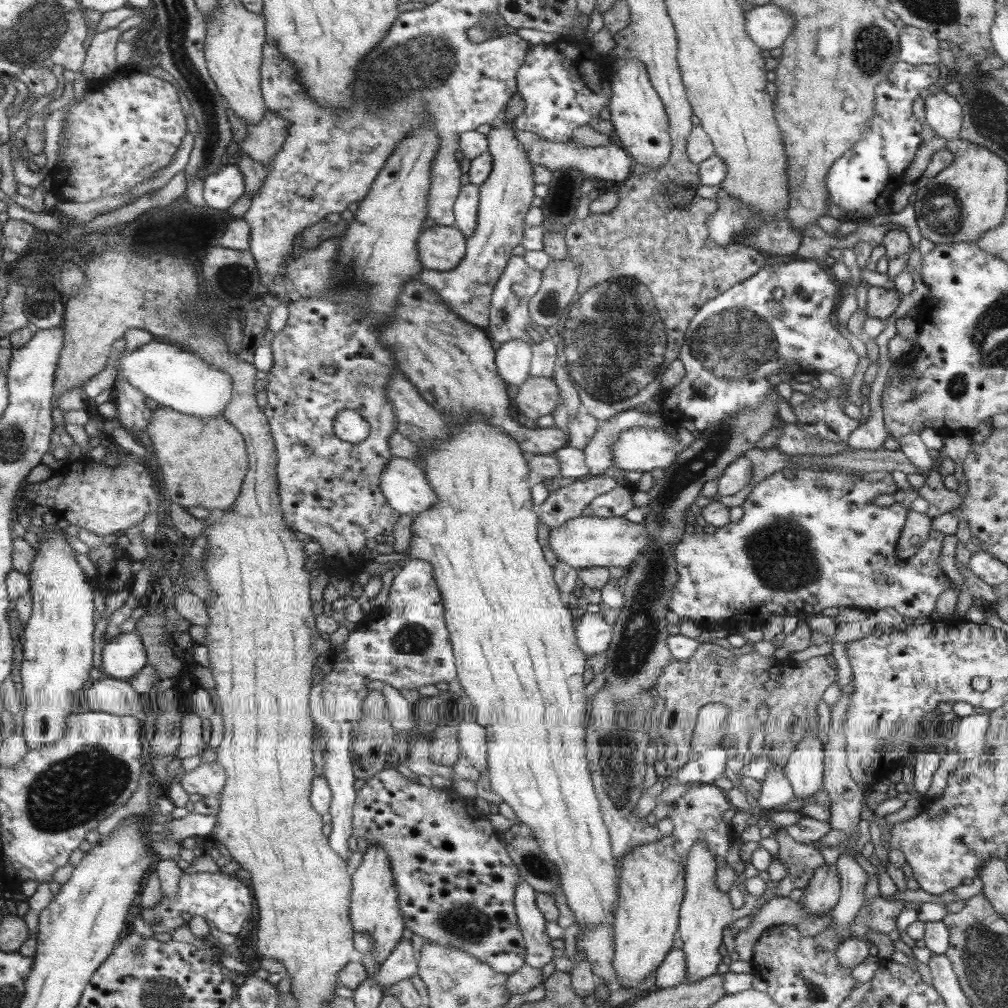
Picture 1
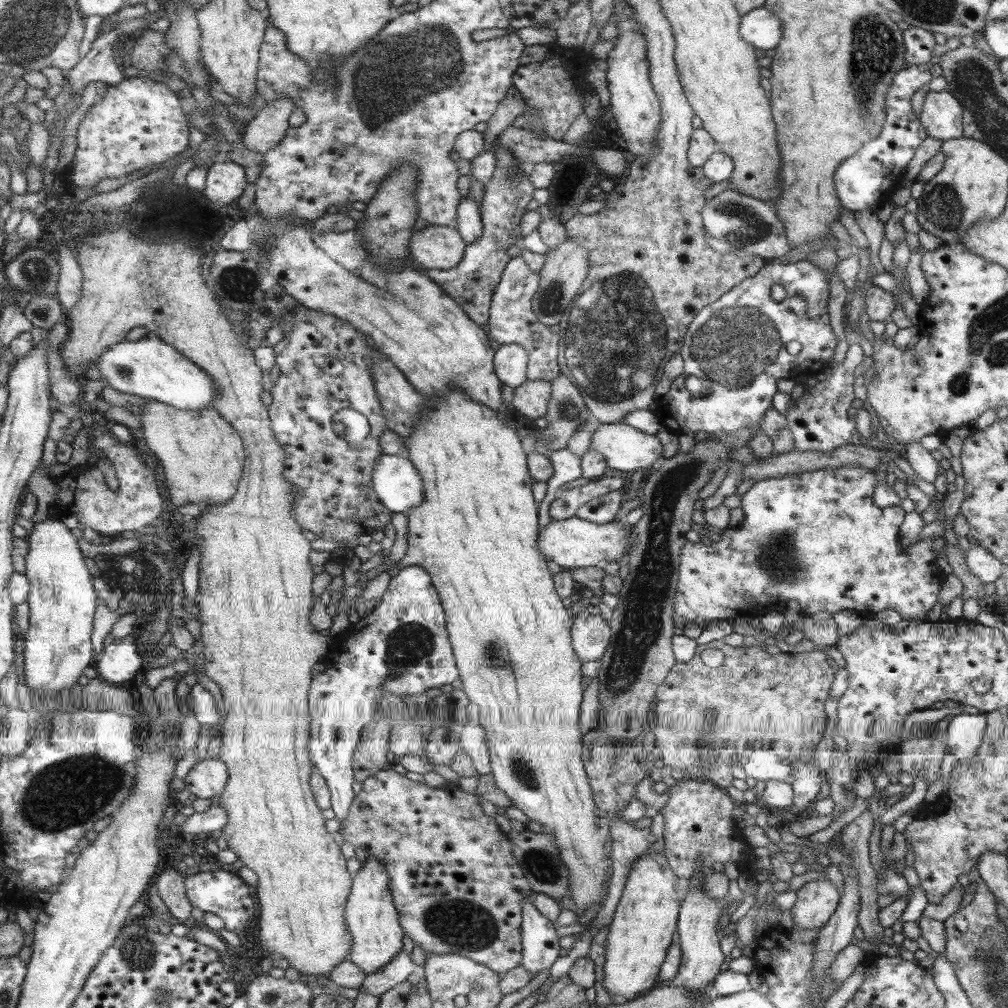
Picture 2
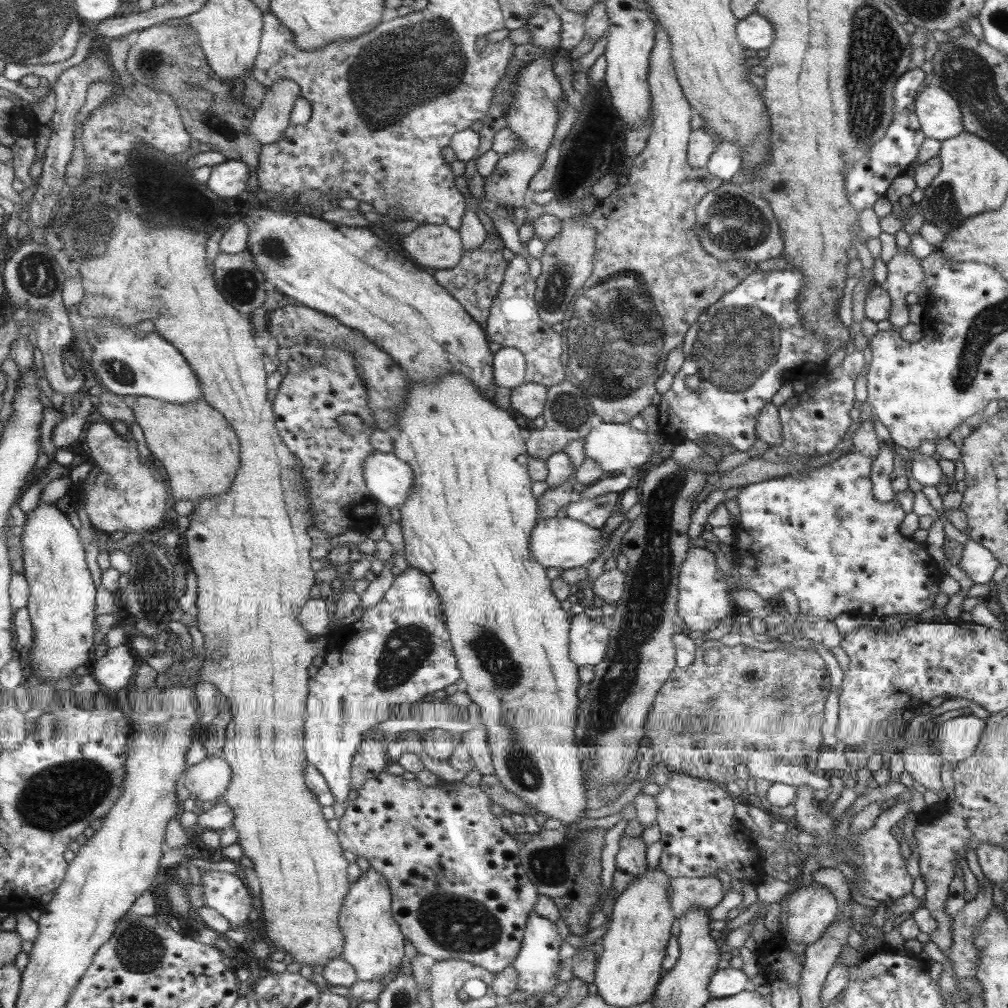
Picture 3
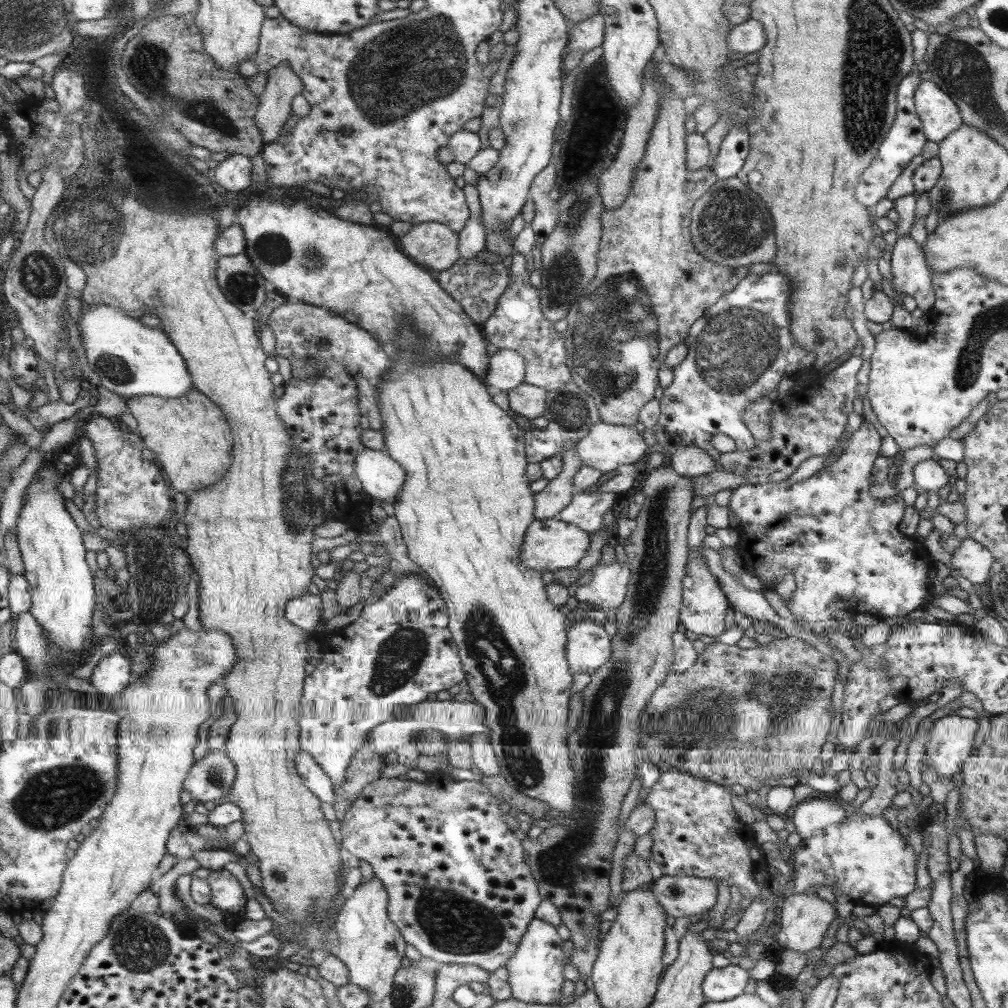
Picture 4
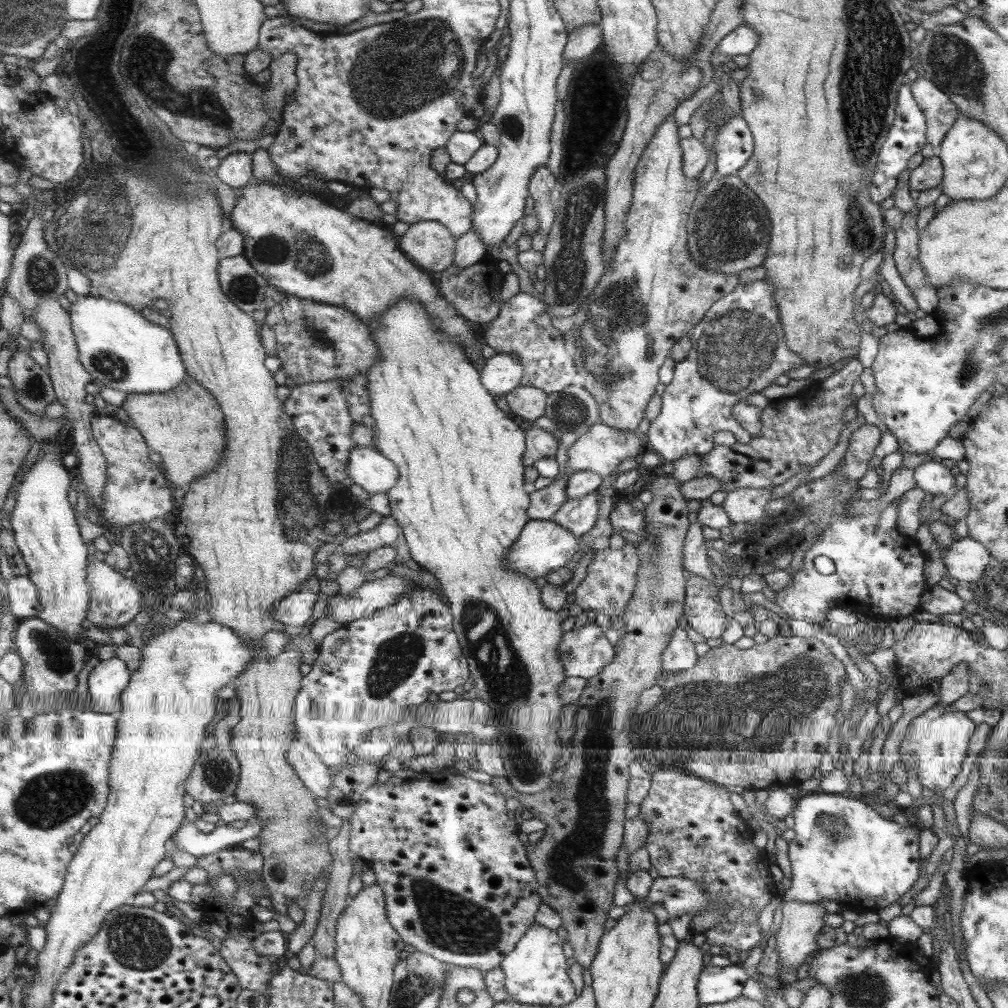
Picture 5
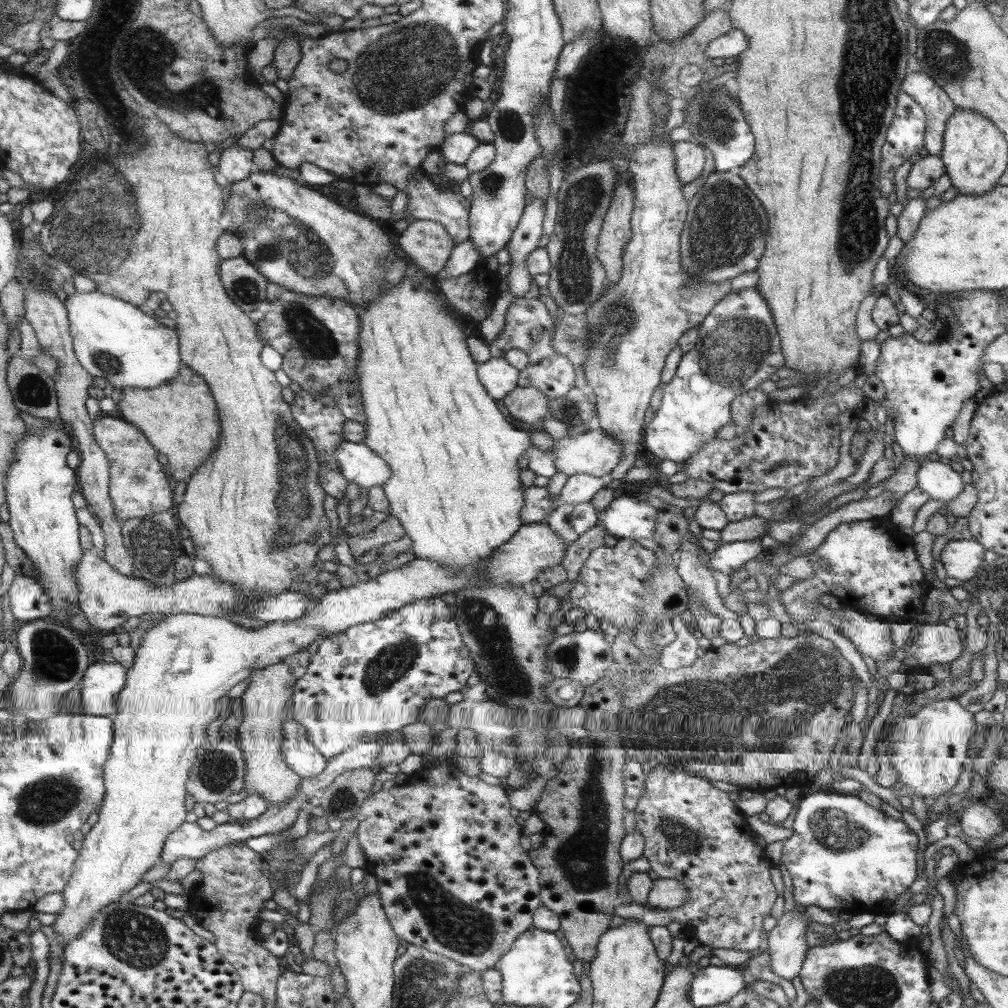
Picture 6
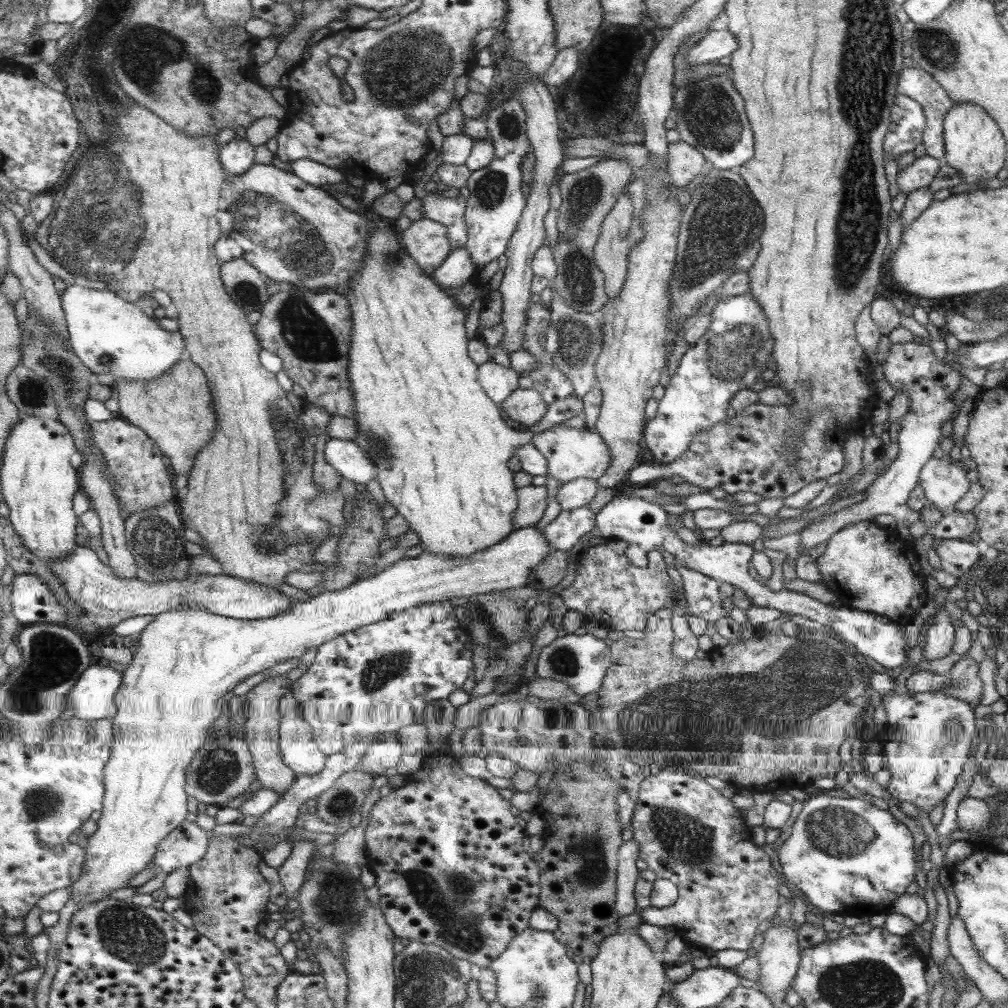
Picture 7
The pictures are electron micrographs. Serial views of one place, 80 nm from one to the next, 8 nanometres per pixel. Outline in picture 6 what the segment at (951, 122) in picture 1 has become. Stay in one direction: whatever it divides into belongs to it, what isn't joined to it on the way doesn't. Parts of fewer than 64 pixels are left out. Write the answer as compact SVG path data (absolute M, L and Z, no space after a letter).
M907 74L900 90L910 95L925 112L925 145L929 155L939 156L942 150L942 138L948 118L954 114L956 107L946 91L928 74Z

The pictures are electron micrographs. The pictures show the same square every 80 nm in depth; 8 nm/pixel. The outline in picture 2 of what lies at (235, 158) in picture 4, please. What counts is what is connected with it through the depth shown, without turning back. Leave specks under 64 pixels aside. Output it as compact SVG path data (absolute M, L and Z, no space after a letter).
M214 162L206 169L202 195L217 206L227 206L239 198L246 183L244 170L238 164Z

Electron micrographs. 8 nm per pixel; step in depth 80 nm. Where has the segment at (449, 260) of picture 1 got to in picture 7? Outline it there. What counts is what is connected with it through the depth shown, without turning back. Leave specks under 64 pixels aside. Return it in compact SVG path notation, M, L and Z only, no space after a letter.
M433 219L411 221L406 229L400 231L400 237L407 254L417 267L423 269L424 274L433 275L452 250L446 226Z

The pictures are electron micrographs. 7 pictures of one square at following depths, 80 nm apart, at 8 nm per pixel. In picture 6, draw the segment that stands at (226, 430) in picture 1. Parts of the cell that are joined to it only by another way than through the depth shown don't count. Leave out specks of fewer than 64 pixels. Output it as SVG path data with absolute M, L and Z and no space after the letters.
M188 366L171 383L155 389L125 389L118 403L120 417L137 425L155 448L168 459L167 471L174 482L191 480L191 472L208 460L216 448L222 430L218 407L210 388Z

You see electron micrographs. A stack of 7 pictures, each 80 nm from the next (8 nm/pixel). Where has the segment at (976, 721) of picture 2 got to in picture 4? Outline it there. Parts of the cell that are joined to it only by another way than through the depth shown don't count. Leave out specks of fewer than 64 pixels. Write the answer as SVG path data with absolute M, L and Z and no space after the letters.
M945 715L933 722L929 729L928 742L923 745L923 758L927 758L927 762L937 778L941 780L949 780L961 766L961 762L971 754L971 746L973 746L973 738L975 738L975 730L977 730L977 722L971 718L959 717L959 715Z

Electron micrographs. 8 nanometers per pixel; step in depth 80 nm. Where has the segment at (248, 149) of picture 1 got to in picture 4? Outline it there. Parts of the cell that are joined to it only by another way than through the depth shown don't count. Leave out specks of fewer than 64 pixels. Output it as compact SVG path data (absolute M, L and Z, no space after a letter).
M286 62L267 72L266 85L258 96L254 125L262 135L262 142L275 142L291 111L291 98L300 94L300 78L291 72Z

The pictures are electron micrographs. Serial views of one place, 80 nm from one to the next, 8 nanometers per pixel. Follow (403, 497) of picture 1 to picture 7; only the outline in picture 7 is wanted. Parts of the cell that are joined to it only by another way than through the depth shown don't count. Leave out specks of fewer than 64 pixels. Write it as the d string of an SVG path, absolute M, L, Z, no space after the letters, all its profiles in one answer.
M330 438L324 445L325 460L349 482L363 484L380 474L378 466L353 441Z

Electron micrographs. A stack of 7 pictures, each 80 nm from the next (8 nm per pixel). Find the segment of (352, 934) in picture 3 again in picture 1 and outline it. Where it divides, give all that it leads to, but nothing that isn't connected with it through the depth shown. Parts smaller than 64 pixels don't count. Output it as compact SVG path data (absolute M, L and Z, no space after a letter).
M367 844L361 864L353 870L351 879L354 880L354 884L351 885L350 922L353 924L354 933L367 933L374 940L372 959L381 964L382 960L391 954L402 938L401 931L405 925L405 917L398 905L398 891L394 887L394 874L390 868L390 858L387 851L379 845Z

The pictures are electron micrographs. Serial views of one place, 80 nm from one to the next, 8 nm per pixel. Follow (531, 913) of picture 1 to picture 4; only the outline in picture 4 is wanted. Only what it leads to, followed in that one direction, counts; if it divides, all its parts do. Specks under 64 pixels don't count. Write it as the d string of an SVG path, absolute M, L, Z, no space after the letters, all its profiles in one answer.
M533 918L523 933L522 940L514 956L504 966L508 972L508 983L511 987L511 997L526 1003L549 1005L561 997L561 968L565 958L561 954L561 937L557 936L552 924Z

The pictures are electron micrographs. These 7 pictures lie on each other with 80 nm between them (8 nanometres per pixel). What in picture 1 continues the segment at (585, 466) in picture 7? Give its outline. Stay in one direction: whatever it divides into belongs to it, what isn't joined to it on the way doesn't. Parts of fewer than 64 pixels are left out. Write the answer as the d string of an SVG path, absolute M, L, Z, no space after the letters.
M631 427L618 434L612 444L611 452L614 456L614 467L621 470L635 470L635 472L650 472L655 468L665 470L674 464L678 457L676 449L682 447L677 436L670 437L661 428Z

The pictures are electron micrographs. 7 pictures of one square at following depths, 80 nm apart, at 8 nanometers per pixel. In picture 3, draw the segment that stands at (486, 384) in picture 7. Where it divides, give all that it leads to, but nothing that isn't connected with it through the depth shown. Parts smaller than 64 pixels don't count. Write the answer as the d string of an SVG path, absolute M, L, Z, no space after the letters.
M497 346L494 356L495 386L513 389L525 383L526 359L515 347Z

